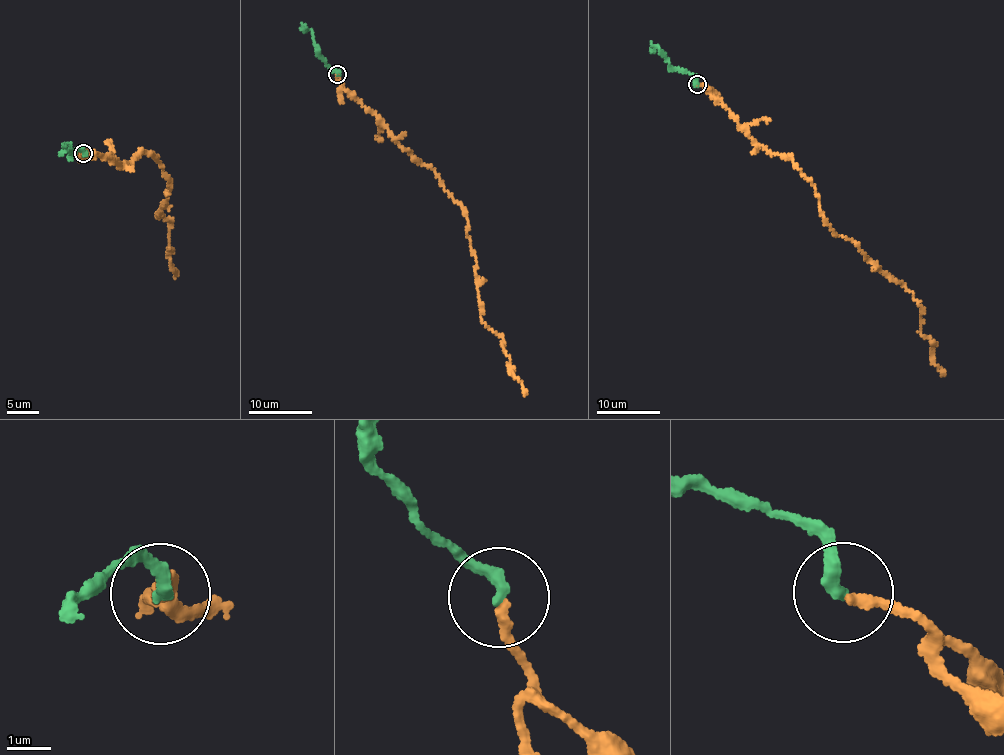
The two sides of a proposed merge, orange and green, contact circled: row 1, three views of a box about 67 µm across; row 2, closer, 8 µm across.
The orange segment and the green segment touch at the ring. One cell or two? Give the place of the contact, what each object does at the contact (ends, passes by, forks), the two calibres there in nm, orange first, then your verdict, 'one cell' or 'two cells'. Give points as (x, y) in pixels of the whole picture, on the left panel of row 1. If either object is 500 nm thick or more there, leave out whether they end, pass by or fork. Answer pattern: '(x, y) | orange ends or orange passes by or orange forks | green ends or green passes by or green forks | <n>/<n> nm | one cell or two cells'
(83, 153) | orange ends | green ends | 200/320 nm | one cell

